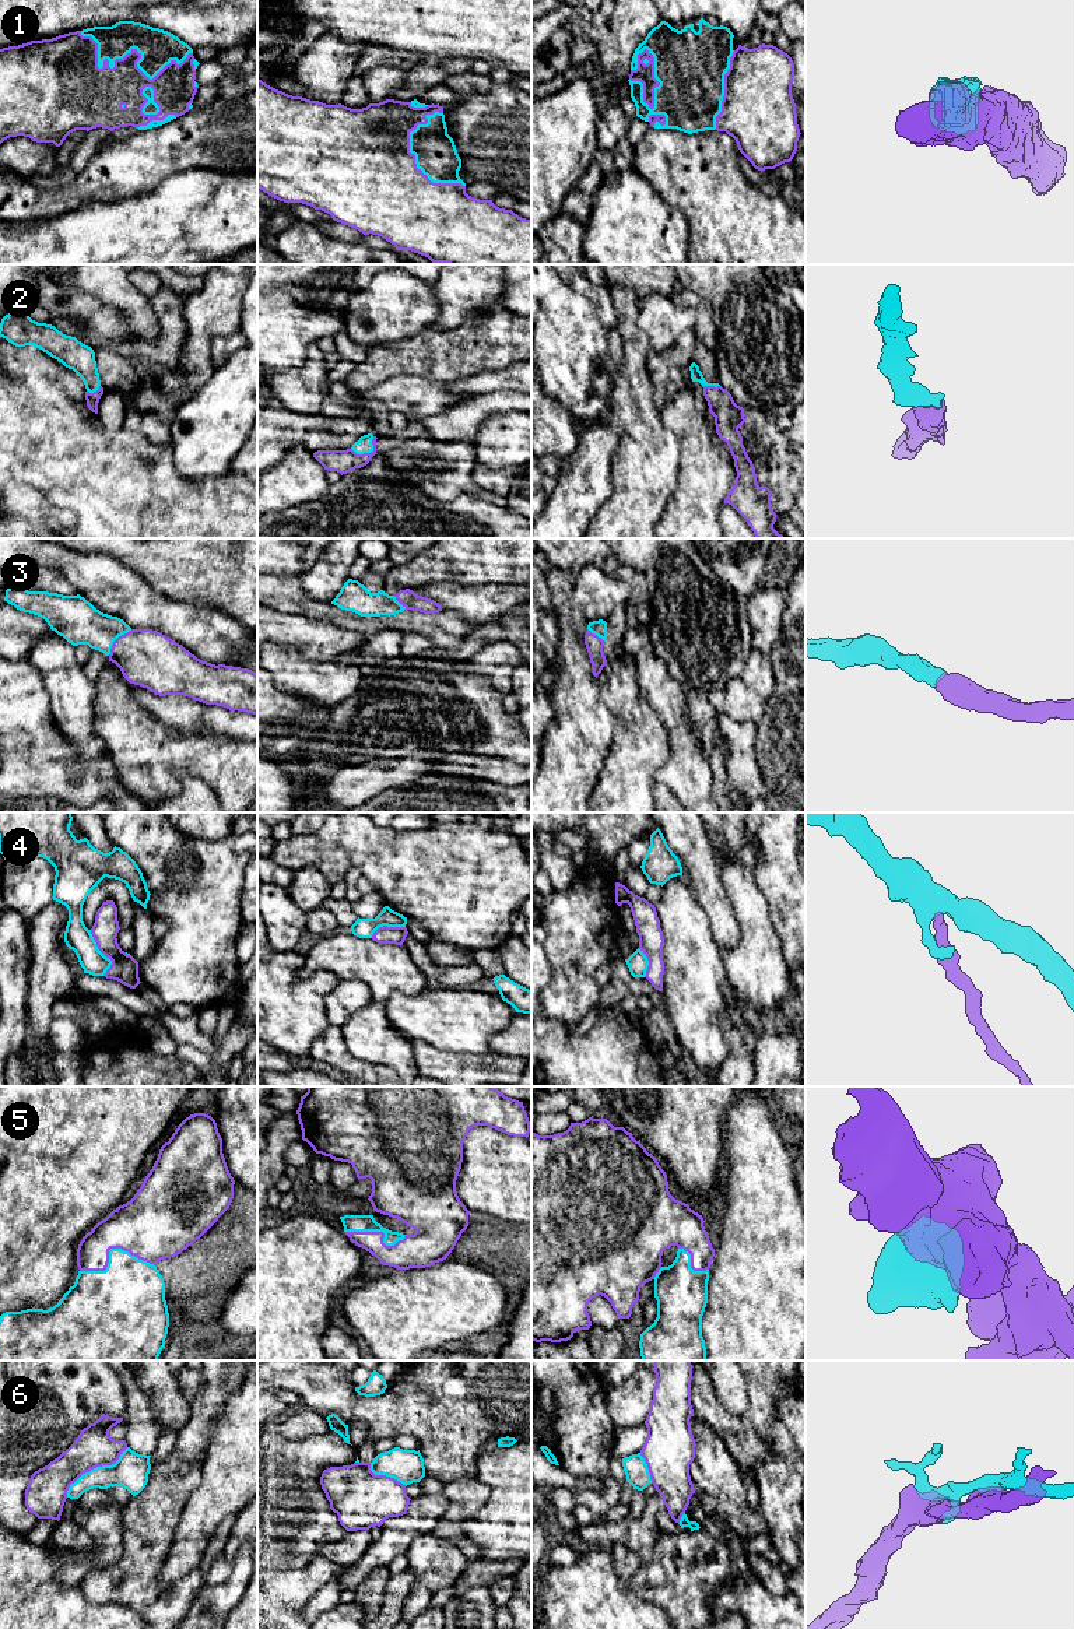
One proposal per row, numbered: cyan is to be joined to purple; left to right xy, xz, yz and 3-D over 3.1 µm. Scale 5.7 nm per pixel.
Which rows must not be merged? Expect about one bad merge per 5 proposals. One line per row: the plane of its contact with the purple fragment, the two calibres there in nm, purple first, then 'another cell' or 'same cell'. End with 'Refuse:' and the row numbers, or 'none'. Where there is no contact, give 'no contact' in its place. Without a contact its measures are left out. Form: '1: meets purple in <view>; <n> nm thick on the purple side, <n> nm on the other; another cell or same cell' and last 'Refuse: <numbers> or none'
1: meets purple in xy; 280 nm thick on the purple side, 200 nm on the other; same cell
2: meets purple in xz; 140 nm thick on the purple side, 90 nm on the other; same cell
3: meets purple in xy; 320 nm thick on the purple side, 240 nm on the other; same cell
4: meets purple in xy; 160 nm thick on the purple side, 160 nm on the other; another cell
5: meets purple in xy; 360 nm thick on the purple side, 340 nm on the other; same cell
6: meets purple in xy; 220 nm thick on the purple side, 200 nm on the other; another cell
Refuse: 4, 6

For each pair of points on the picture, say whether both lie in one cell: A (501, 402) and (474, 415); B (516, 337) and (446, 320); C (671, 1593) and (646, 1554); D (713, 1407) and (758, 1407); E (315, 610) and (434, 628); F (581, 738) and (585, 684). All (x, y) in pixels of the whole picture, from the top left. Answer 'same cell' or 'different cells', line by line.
A: same cell
B: different cells
C: different cells
D: different cells
E: same cell
F: same cell

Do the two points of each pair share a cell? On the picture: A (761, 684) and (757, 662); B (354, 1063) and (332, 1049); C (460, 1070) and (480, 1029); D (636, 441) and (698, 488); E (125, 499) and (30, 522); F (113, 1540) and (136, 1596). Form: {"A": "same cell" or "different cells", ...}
{"A": "same cell", "B": "same cell", "C": "different cells", "D": "different cells", "E": "different cells", "F": "different cells"}

